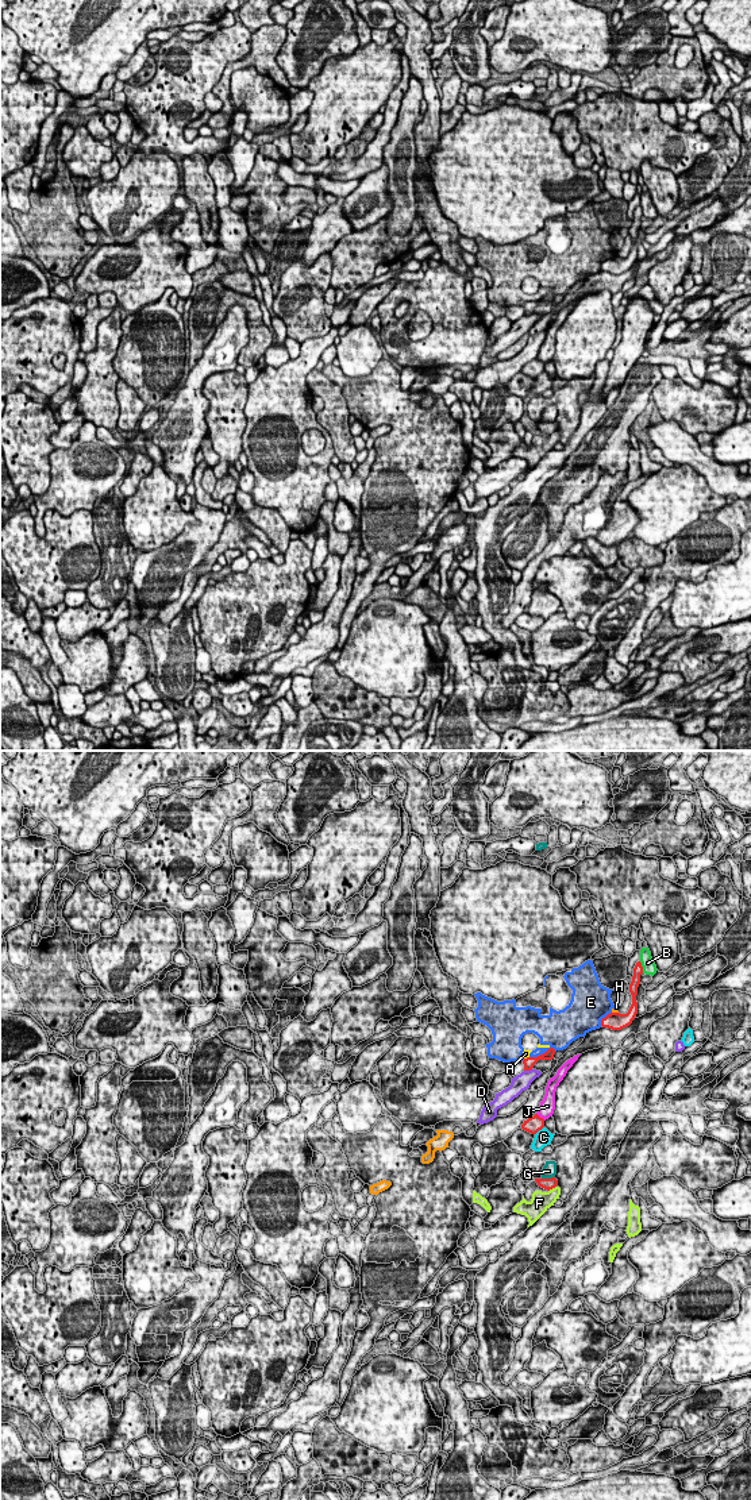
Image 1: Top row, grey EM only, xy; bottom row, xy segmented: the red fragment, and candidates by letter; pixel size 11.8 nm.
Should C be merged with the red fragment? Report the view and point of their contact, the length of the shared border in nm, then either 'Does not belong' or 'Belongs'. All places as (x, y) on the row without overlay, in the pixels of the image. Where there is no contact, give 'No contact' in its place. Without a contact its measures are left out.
Touches red at xy (539, 373). Shared border 150 nm. Does not belong

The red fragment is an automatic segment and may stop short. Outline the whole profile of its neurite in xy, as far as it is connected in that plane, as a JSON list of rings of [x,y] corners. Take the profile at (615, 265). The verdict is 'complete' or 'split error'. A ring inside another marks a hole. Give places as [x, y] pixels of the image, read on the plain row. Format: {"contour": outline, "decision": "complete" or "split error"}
{"contour": [[[638,205],[635,212],[633,212],[633,220],[632,225],[629,228],[629,236],[632,239],[632,248],[628,254],[627,258],[620,258],[620,257],[611,257],[605,262],[601,263],[601,270],[608,271],[612,274],[621,274],[632,267],[638,258],[638,246],[636,246],[636,239],[638,239],[638,231],[640,228],[640,219],[643,217],[643,211],[642,207]]], "decision": "complete"}

